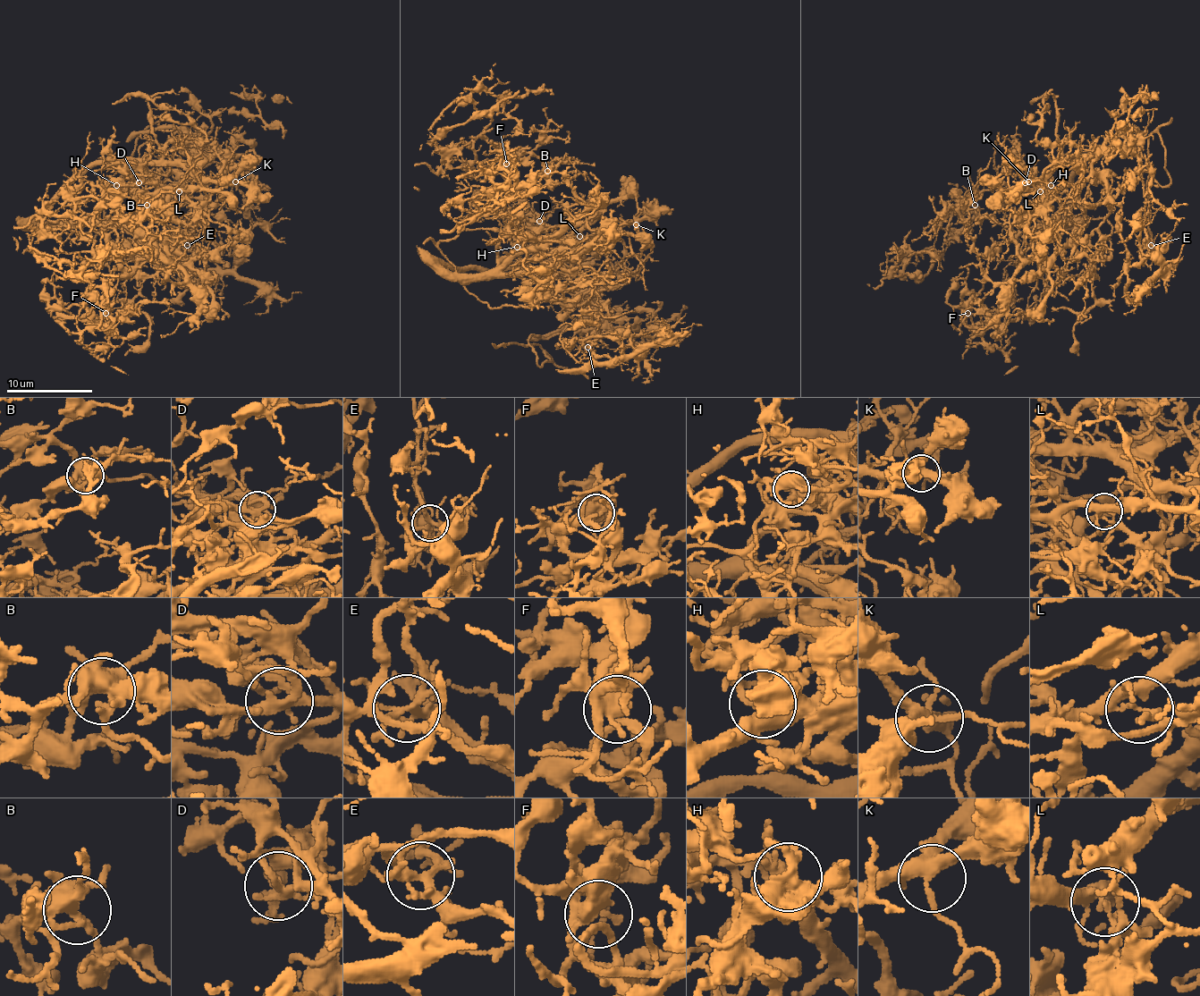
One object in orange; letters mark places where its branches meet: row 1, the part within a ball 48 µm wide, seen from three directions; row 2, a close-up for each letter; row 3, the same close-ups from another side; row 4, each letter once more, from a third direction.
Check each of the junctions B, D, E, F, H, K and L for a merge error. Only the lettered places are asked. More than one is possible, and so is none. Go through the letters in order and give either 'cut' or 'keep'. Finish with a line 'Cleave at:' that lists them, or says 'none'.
B: keep
D: cut
E: cut
F: keep
H: cut
K: keep
L: cut
Cleave at: D, E, H, L

